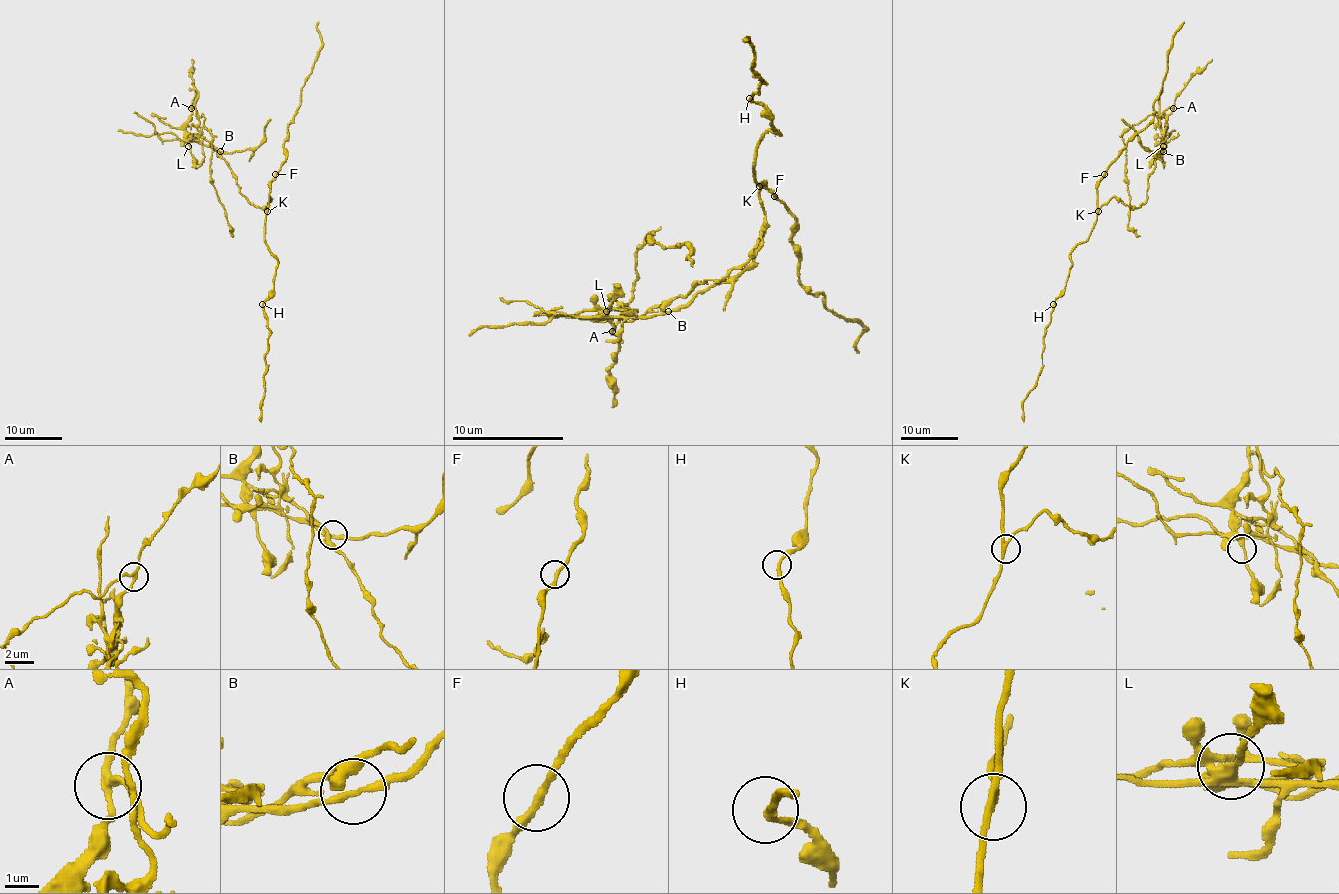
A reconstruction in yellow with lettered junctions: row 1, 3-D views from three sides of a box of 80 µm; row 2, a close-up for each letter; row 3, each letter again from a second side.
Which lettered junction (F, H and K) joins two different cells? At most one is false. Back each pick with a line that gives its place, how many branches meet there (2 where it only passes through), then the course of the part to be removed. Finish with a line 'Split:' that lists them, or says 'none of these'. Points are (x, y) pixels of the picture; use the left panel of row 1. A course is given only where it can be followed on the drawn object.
K: place (267, 211); branches 3; course (268, 212), (271, 196), (258, 207), (239, 190), (197, 128), (201, 114), (212, 134), (210, 183), (233, 236)
Split: K

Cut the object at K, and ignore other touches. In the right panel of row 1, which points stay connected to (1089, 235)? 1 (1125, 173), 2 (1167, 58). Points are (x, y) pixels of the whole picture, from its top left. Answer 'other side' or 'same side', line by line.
1: other side
2: same side

